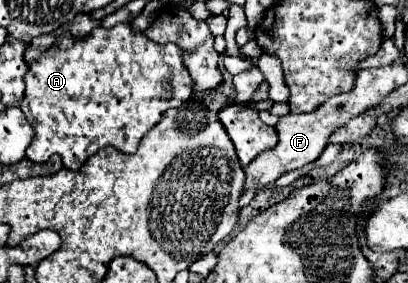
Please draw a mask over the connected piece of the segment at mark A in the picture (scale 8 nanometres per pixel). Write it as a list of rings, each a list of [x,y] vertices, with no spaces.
[[[129,24],[111,30],[97,26],[79,40],[65,34],[25,74],[27,88],[19,108],[35,130],[27,158],[43,164],[51,154],[59,154],[63,166],[77,172],[89,156],[107,146],[135,154],[139,140],[161,116],[193,94],[193,80],[181,56],[177,44],[155,44],[145,34],[133,34]]]

